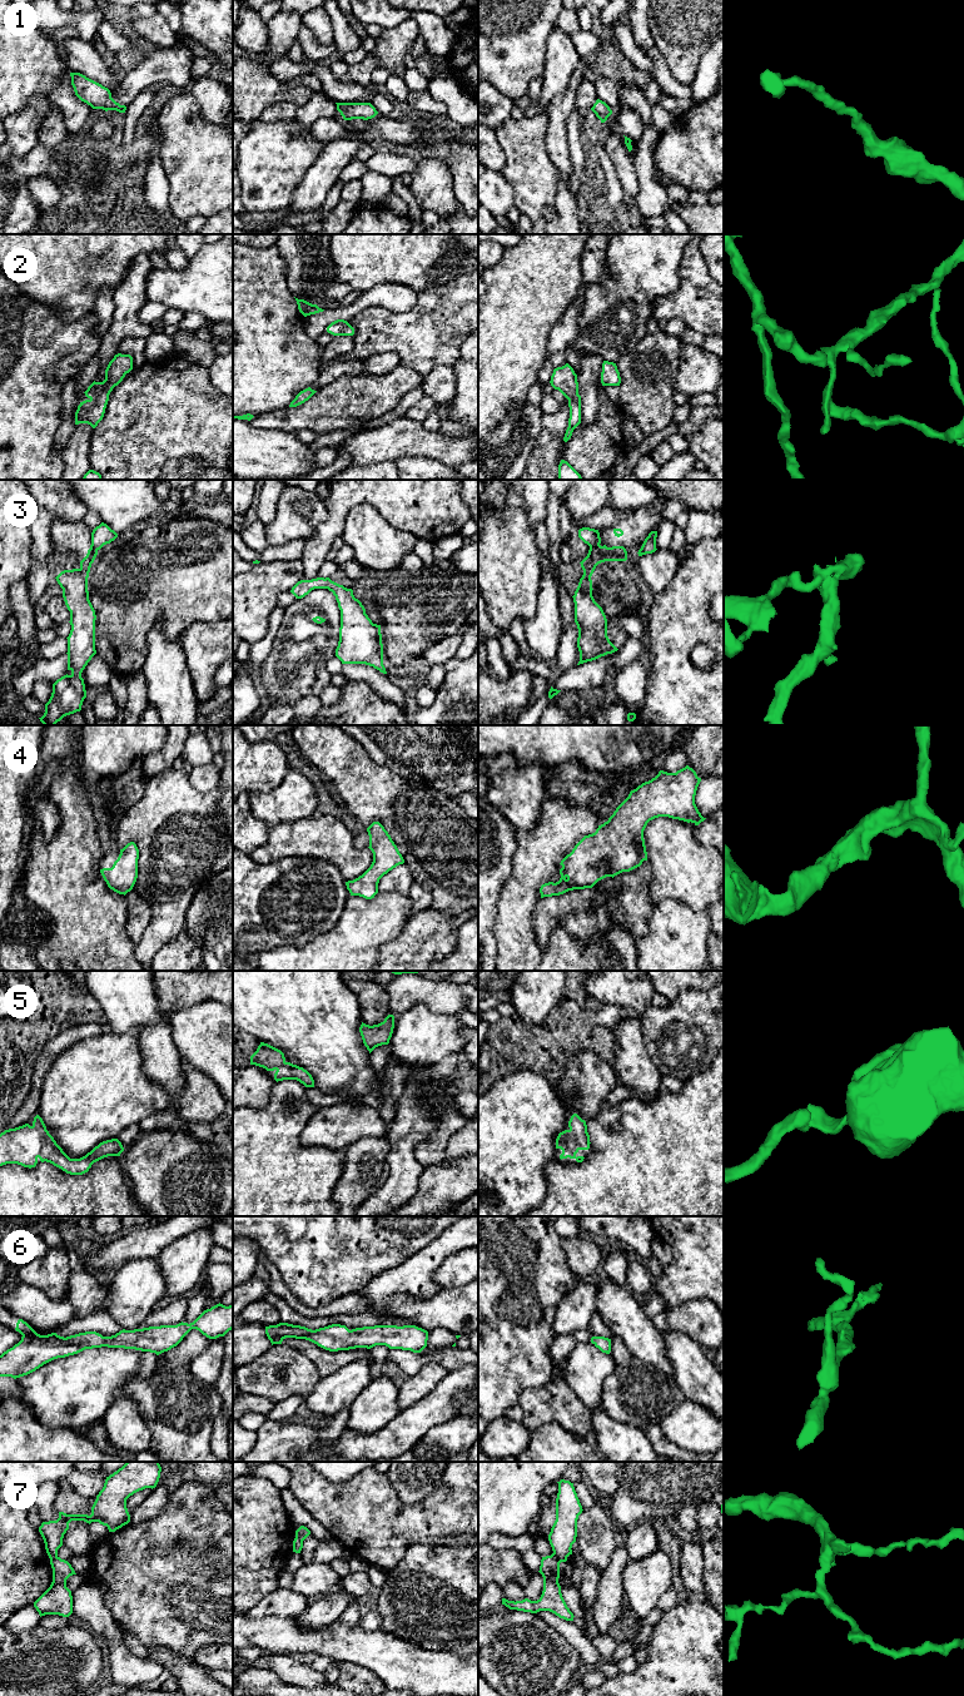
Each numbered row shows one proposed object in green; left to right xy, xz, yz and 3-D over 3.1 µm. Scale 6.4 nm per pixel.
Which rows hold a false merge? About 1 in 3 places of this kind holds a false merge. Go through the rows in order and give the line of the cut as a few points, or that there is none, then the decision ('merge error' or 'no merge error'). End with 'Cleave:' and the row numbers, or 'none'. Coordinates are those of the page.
1: cut none; no merge error
2: cut none; no merge error
3: cut yz (599, 542), (590, 546); merge error
4: cut none; no merge error
5: cut none; no merge error
6: cut none; no merge error
7: cut yz (551, 1555), (560, 1562); merge error
Cleave: 3, 7

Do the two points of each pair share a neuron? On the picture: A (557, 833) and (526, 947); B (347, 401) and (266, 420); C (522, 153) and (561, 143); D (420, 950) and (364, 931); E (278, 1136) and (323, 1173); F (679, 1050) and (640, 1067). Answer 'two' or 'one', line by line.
A: one
B: one
C: two
D: two
E: one
F: two

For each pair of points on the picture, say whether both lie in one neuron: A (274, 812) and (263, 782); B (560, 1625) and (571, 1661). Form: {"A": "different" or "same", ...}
{"A": "different", "B": "different"}

